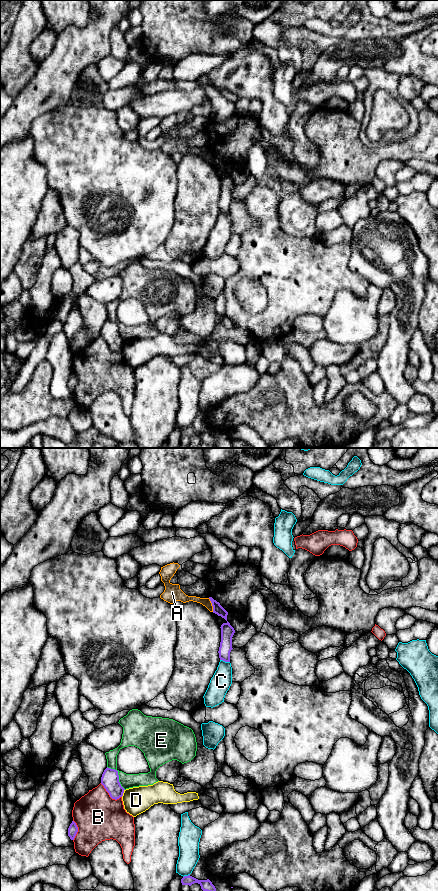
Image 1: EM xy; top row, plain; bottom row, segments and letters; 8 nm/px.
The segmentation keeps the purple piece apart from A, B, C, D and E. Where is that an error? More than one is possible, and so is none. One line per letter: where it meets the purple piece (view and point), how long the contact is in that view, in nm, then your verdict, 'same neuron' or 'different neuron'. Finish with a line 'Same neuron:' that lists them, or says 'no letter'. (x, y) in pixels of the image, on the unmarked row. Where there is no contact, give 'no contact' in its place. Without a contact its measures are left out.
A: xy (212, 157) | 120 nm | different neuron
B: xy (109, 346) | 200 nm | different neuron
C: xy (225, 213) | 80 nm | different neuron
D: xy (123, 344) | 70 nm | different neuron
E: xy (118, 327) | 240 nm | different neuron
Same neuron: no letter

